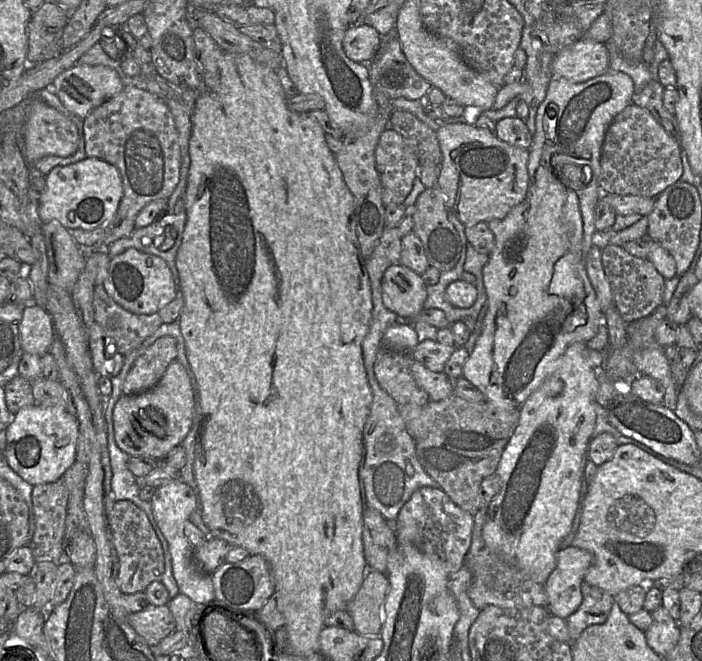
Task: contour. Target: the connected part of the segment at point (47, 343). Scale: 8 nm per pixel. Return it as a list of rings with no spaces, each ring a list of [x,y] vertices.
[[[34,302],[25,306],[19,327],[22,352],[39,356],[49,352],[55,339],[55,329],[50,314]]]

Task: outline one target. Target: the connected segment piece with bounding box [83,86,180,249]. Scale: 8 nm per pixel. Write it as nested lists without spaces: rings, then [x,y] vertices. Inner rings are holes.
[[[125,86],[121,92],[119,92],[112,98],[108,99],[107,101],[105,101],[100,106],[93,109],[84,119],[83,130],[84,130],[86,155],[88,157],[96,157],[96,158],[102,159],[116,166],[117,169],[119,170],[119,173],[123,182],[123,188],[124,188],[123,197],[121,199],[121,202],[120,202],[120,205],[118,207],[115,217],[107,226],[104,227],[105,228],[104,238],[102,239],[101,243],[98,244],[97,247],[84,248],[84,249],[107,248],[113,242],[125,236],[128,236],[133,232],[133,230],[135,229],[136,217],[143,207],[145,207],[151,201],[158,200],[158,199],[169,199],[169,197],[171,196],[177,183],[179,182],[179,176],[180,176],[180,145],[179,145],[178,132],[175,126],[173,115],[171,111],[169,110],[168,106],[166,105],[166,103],[161,98],[152,94],[151,92],[135,87],[135,86]]]

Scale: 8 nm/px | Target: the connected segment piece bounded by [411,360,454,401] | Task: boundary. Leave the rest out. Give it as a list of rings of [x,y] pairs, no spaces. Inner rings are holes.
[[[414,360],[411,373],[416,384],[428,394],[430,401],[454,396],[453,384],[445,372],[433,372]]]

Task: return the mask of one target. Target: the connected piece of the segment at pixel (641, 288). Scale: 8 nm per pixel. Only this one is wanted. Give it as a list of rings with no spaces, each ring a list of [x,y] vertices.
[[[603,244],[601,258],[614,306],[626,323],[646,317],[663,305],[665,279],[649,259],[633,256],[622,246],[615,244]]]

